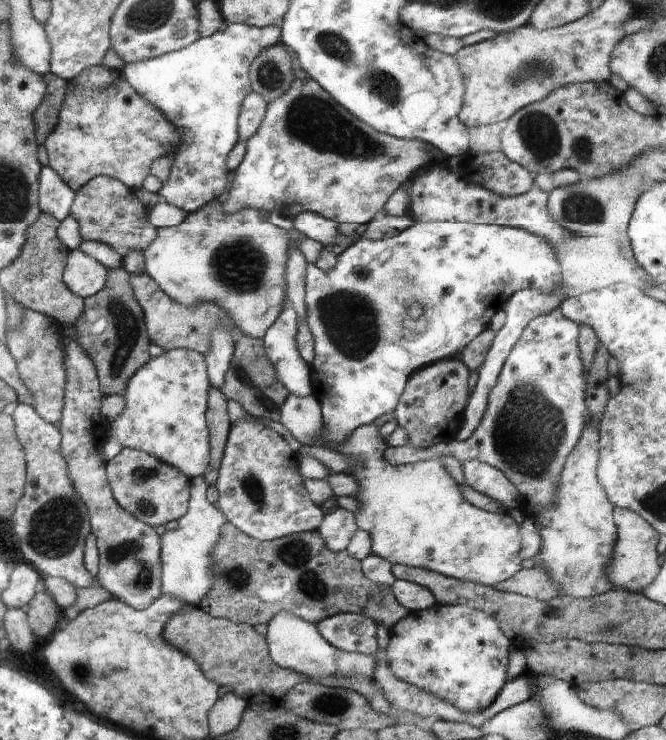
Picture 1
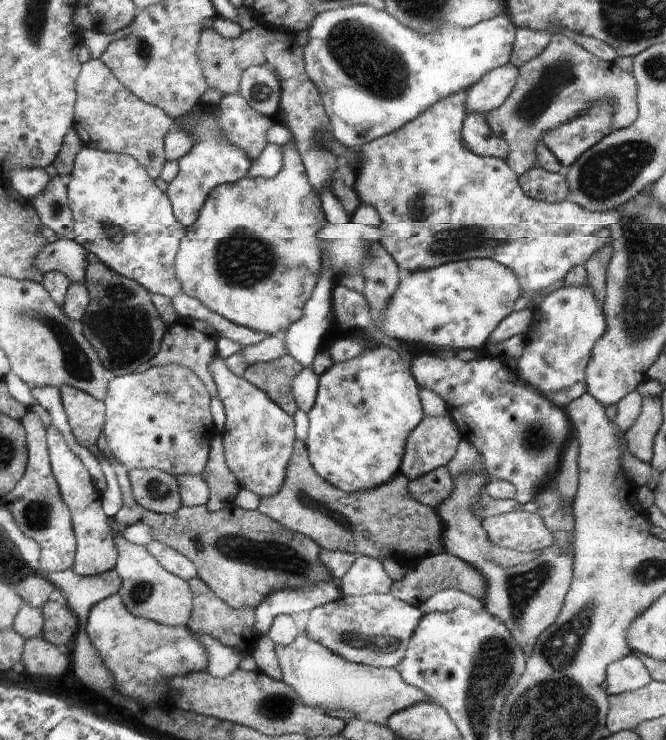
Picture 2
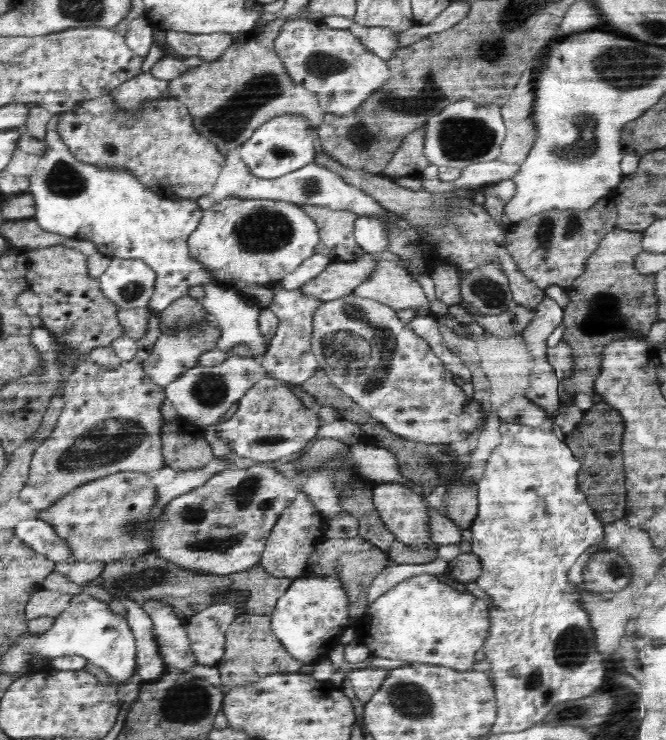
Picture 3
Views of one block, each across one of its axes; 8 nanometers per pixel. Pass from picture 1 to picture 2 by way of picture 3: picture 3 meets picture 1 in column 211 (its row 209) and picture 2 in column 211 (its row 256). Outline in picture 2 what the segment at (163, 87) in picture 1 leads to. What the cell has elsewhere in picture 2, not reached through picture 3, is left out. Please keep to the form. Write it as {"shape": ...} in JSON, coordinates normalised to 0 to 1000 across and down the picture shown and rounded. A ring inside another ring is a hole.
{"shape":[[[308,139],[297,141],[282,155],[261,161],[266,169],[282,169],[296,186],[288,203],[266,216],[267,235],[252,247],[249,257],[260,278],[261,292],[278,308],[287,307],[294,300],[320,254],[369,239],[369,234],[381,218],[362,200],[335,189],[332,174],[323,162],[326,146]]]}

